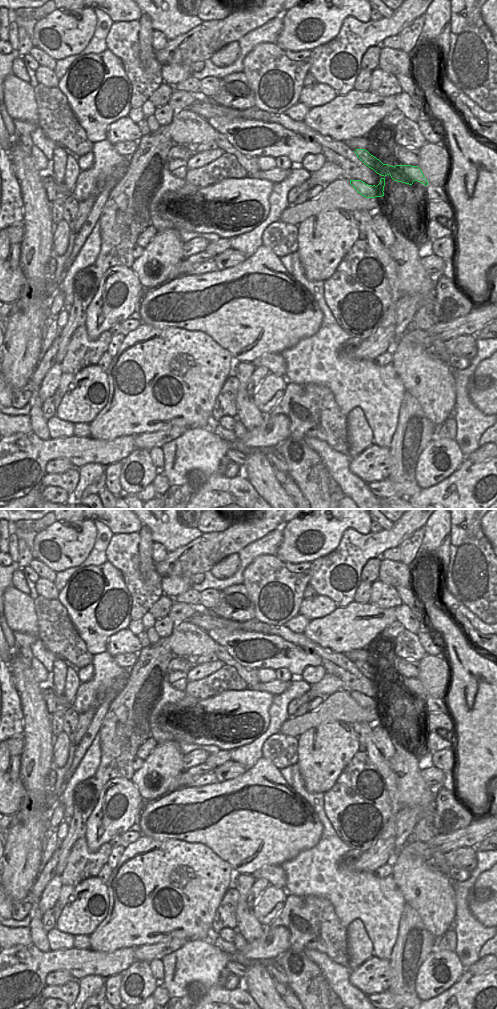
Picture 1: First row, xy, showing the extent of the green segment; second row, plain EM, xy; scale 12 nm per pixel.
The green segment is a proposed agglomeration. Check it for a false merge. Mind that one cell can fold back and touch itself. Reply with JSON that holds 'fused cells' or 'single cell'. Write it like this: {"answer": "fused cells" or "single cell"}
{"answer": "fused cells"}

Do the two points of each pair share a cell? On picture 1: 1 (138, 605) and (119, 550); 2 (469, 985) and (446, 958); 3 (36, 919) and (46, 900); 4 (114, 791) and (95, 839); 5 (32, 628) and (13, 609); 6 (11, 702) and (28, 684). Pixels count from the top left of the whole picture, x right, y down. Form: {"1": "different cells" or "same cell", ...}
{"1": "same cell", "2": "different cells", "3": "different cells", "4": "same cell", "5": "same cell", "6": "different cells"}

